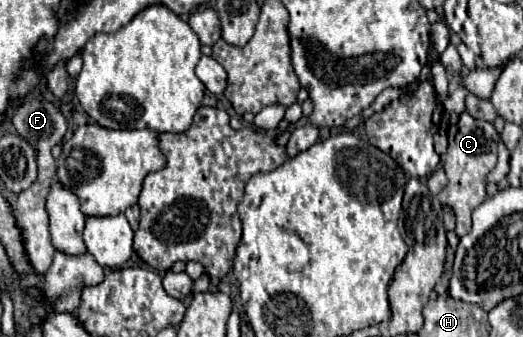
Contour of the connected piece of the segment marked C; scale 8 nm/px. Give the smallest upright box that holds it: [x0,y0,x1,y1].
[436,113,498,237]

